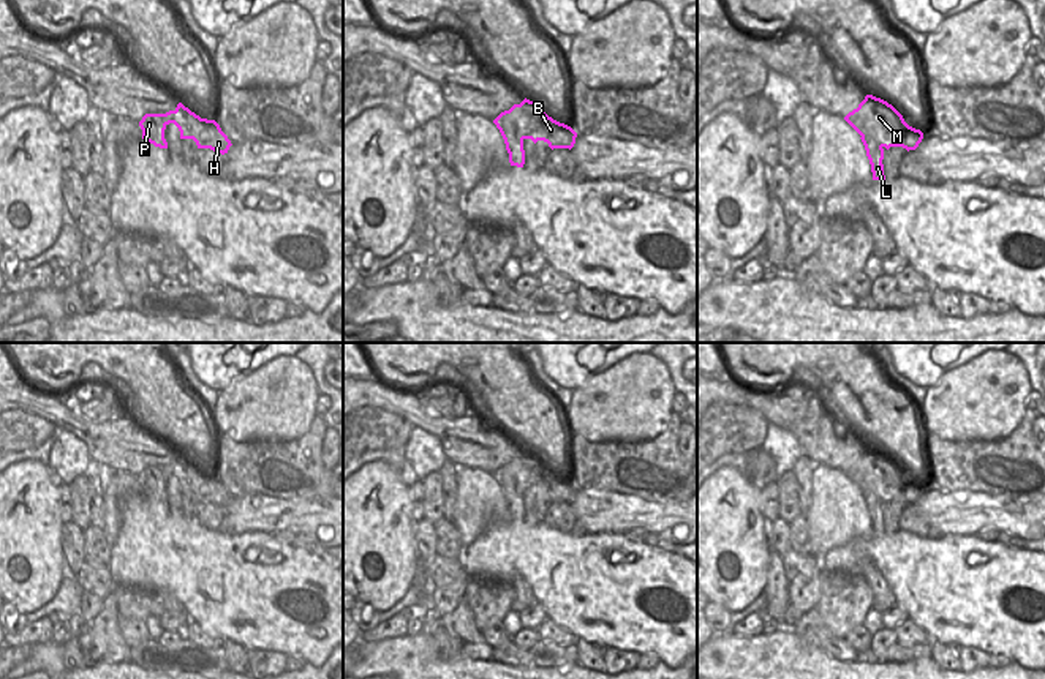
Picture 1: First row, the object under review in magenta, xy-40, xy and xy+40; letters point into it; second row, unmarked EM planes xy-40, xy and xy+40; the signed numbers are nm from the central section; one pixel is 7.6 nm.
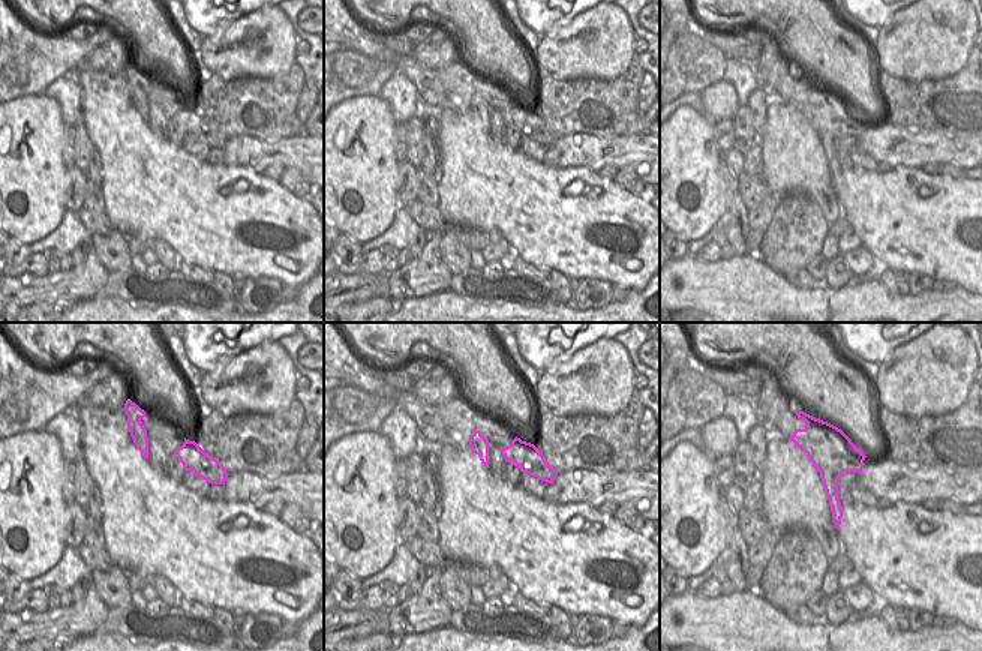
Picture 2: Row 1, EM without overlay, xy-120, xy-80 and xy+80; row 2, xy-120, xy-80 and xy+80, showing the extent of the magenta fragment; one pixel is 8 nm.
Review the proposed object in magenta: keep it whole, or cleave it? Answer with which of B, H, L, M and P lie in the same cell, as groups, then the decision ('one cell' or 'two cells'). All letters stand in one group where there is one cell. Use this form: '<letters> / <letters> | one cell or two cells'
B H M / L P | two cells

